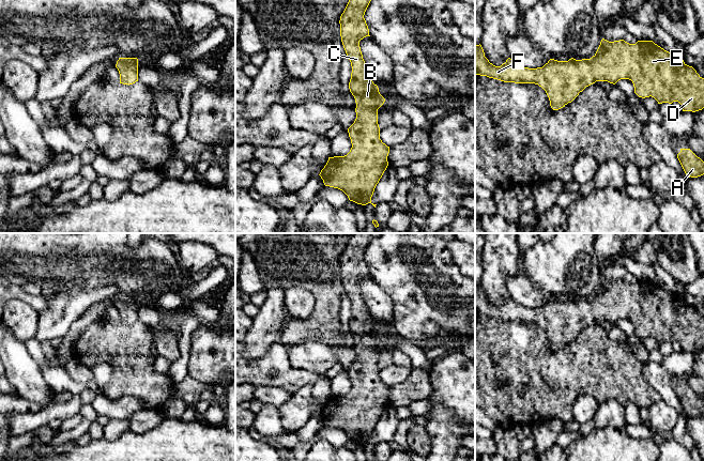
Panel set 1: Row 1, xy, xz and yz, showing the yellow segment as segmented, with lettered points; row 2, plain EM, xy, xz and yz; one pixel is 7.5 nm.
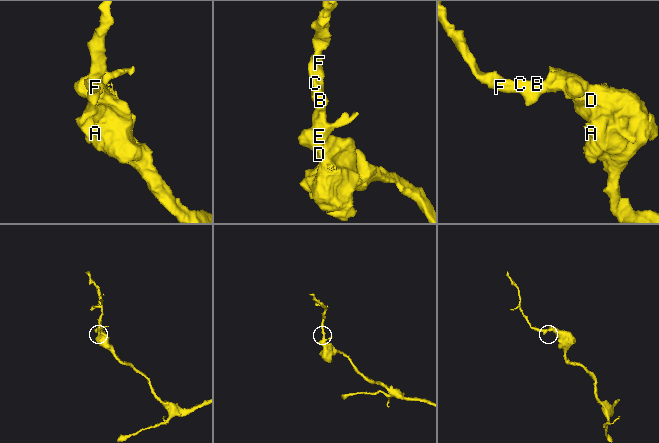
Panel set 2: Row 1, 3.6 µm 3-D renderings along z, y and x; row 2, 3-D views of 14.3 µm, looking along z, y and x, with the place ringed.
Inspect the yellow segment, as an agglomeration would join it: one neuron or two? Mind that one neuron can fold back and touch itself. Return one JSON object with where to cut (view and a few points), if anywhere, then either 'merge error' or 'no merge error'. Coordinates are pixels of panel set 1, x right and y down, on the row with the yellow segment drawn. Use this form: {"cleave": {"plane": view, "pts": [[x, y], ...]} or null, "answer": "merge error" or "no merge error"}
{"cleave": null, "answer": "no merge error"}

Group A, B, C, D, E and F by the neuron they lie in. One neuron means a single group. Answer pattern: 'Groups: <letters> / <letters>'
Groups: A B C D E F

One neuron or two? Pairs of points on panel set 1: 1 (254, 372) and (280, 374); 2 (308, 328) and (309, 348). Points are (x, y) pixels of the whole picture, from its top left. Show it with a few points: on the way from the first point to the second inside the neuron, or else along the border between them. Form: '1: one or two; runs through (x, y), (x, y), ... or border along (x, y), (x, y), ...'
1: one; runs through (260, 372), (274, 372)
2: two; border along (323, 339), (305, 339), (288, 347)

